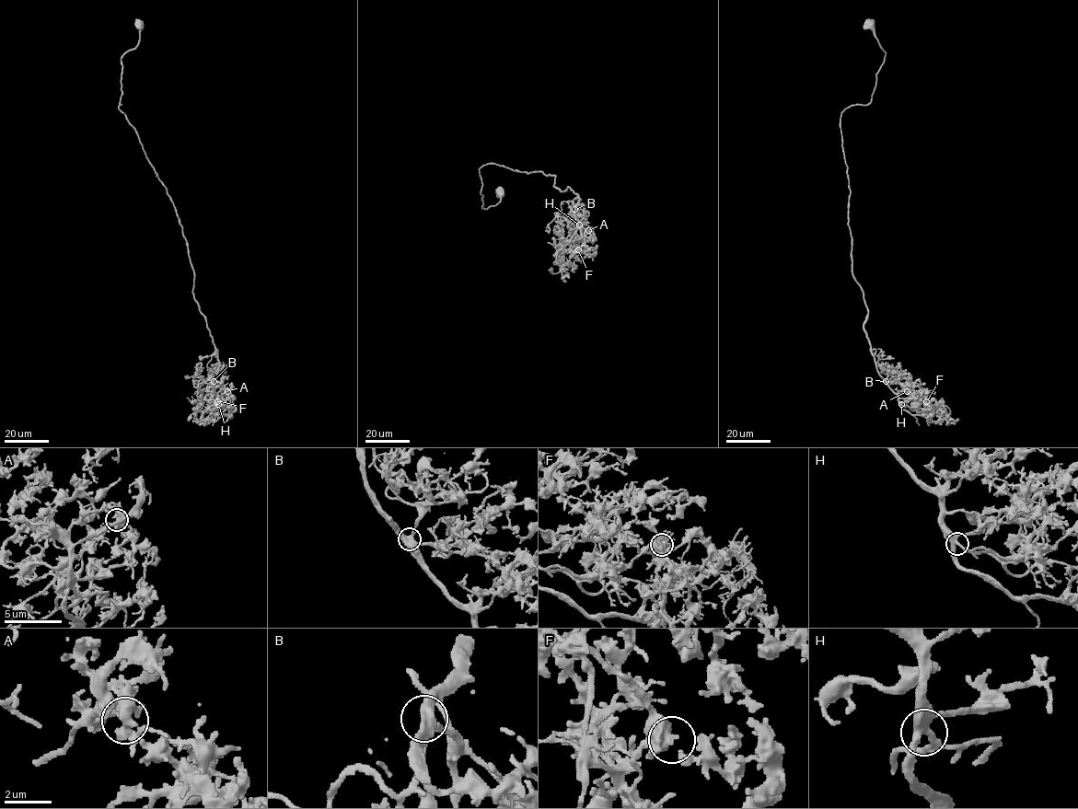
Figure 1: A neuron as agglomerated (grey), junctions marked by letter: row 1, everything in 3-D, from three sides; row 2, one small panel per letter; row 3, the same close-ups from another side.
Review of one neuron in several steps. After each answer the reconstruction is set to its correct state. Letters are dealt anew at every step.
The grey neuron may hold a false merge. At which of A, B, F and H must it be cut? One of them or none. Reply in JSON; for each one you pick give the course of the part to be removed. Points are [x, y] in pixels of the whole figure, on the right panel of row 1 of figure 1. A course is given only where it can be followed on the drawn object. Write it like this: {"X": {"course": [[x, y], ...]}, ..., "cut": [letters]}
{"cut": []}

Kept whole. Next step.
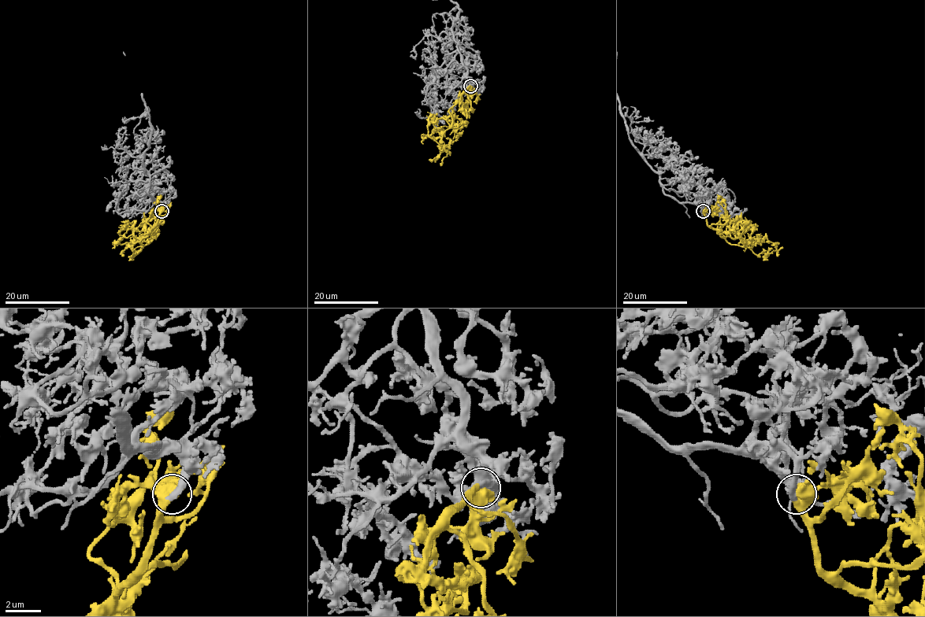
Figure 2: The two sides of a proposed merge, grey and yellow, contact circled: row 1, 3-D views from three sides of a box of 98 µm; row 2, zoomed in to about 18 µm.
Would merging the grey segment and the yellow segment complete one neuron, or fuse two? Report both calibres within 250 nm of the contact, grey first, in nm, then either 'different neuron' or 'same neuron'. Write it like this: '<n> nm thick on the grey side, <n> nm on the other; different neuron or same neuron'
420 nm thick on the grey side, 600 nm on the other; same neuron

